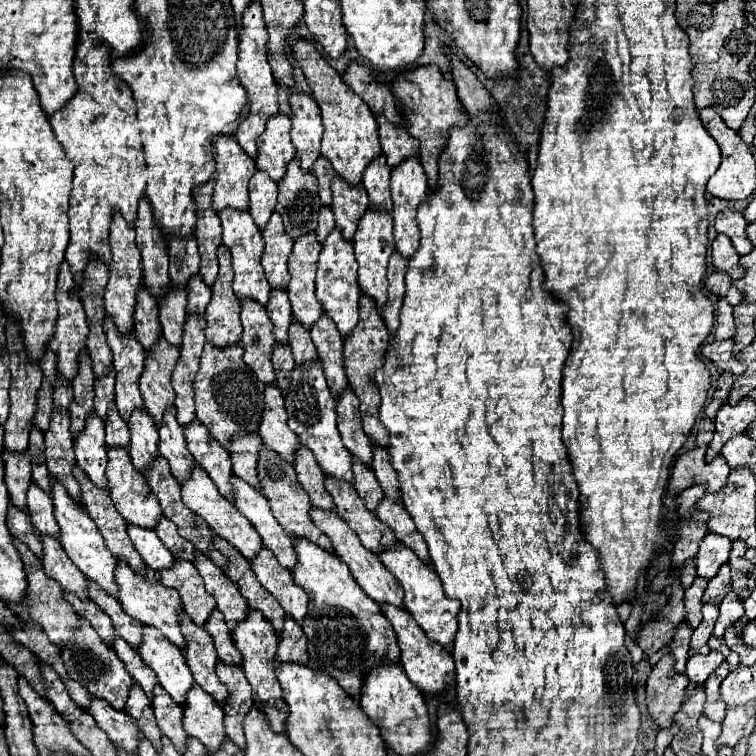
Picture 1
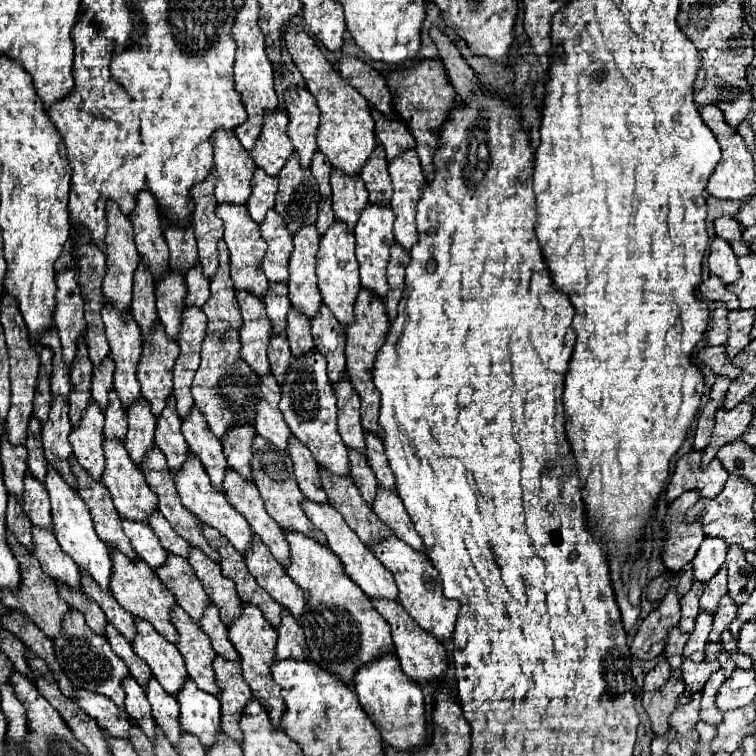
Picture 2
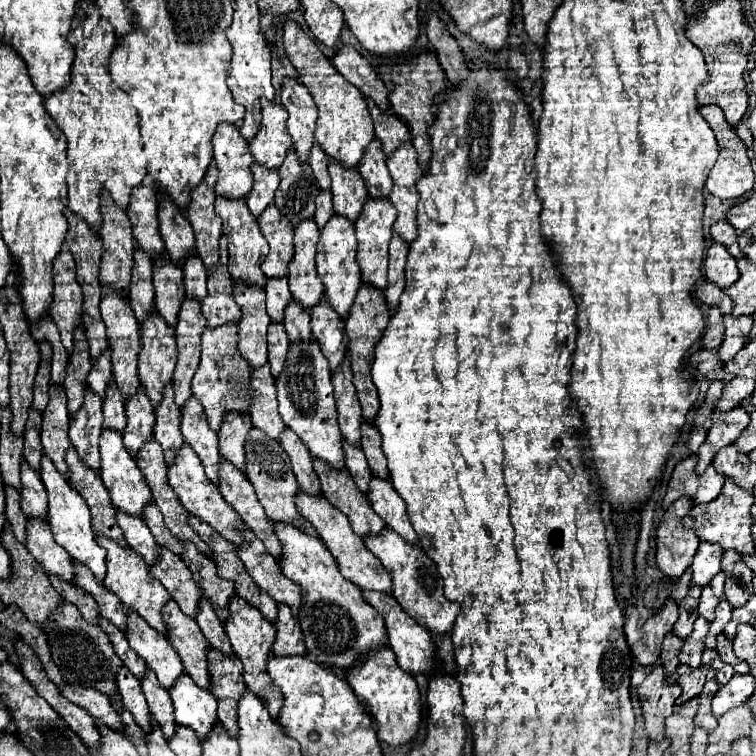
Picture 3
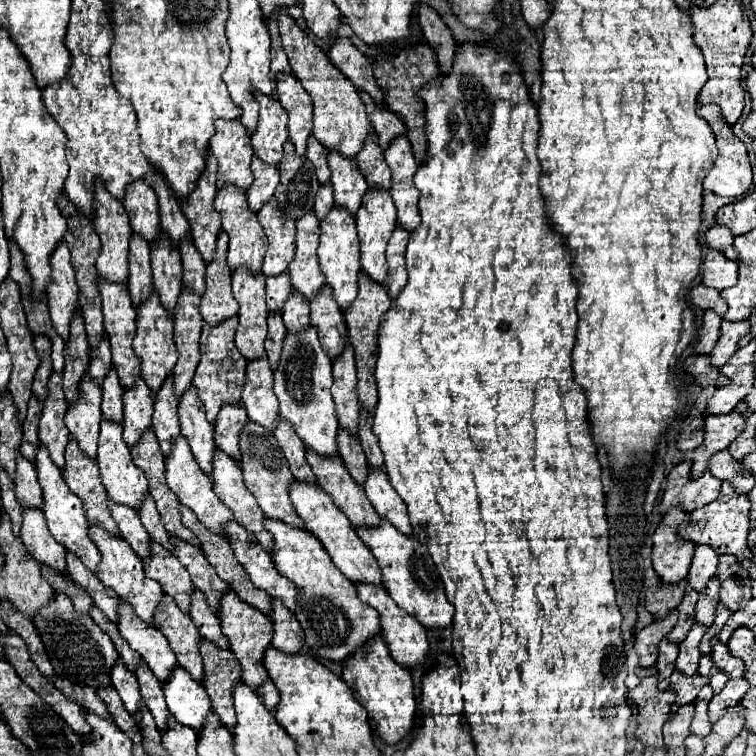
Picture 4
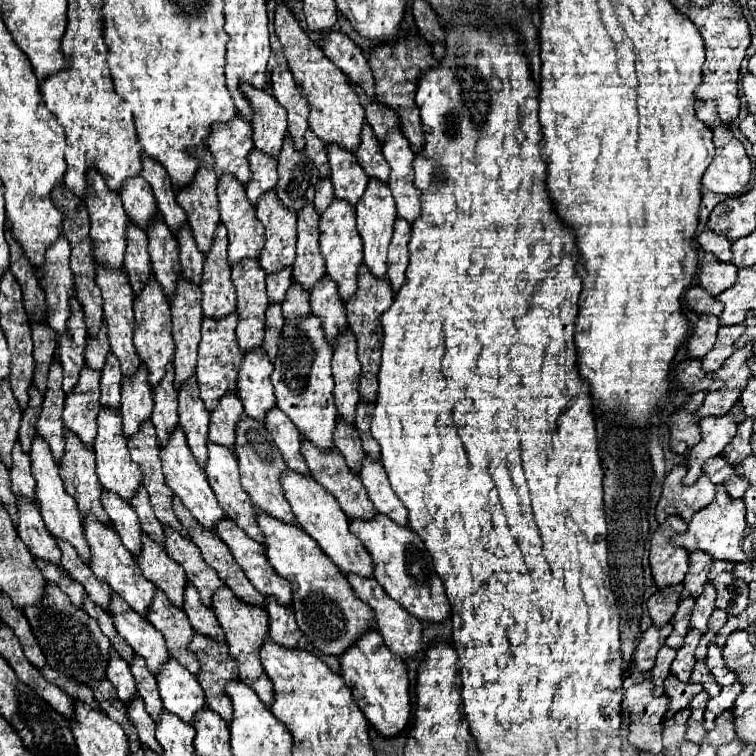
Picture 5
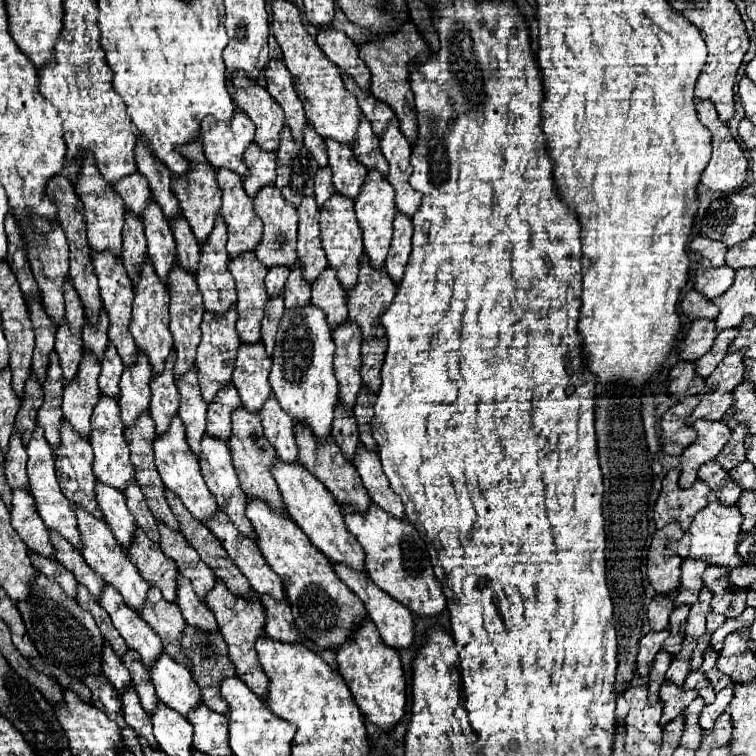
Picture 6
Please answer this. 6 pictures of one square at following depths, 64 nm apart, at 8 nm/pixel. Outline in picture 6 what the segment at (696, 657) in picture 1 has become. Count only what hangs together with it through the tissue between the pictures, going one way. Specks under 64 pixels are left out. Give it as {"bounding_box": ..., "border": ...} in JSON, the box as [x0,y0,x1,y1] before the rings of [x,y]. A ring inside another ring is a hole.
{"bounding_box":[660,682,698,722],"border":[[[664,682],[660,688],[660,700],[664,702],[664,714],[662,714],[662,722],[670,722],[672,718],[676,718],[680,712],[686,710],[686,706],[698,696],[698,690],[684,690],[682,686],[676,686],[672,682]]]}

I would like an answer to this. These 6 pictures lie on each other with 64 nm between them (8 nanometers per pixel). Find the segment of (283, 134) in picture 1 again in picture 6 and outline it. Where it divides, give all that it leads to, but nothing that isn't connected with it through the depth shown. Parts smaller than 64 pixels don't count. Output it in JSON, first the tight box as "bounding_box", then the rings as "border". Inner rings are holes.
{"bounding_box":[232,78,284,152],"border":[[[234,78],[232,82],[232,98],[234,102],[252,118],[256,124],[254,142],[268,152],[276,152],[280,146],[280,132],[284,124],[284,112],[276,104],[276,100],[268,94],[268,90],[248,78]]]}

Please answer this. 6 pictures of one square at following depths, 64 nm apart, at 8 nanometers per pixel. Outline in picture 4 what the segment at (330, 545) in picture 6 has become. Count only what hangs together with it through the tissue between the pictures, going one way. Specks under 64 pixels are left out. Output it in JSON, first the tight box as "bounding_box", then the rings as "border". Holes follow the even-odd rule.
{"bounding_box":[290,482,384,586],"border":[[[294,482],[292,490],[290,490],[290,498],[292,498],[292,504],[294,504],[298,516],[306,522],[308,532],[312,532],[322,542],[322,546],[328,550],[328,554],[332,556],[332,560],[338,566],[338,570],[348,580],[352,580],[354,584],[384,586],[382,570],[380,570],[376,558],[370,554],[370,550],[358,538],[356,530],[350,526],[350,520],[342,514],[342,510],[338,510],[338,506],[332,504],[332,500],[328,498],[328,494],[322,488],[310,486],[310,484],[302,484],[302,482]]]}

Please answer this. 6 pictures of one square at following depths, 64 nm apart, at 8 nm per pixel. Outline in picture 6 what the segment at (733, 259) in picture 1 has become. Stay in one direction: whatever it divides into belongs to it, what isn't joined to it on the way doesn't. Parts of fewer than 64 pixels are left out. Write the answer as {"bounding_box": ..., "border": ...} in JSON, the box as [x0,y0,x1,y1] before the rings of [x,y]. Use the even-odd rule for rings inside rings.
{"bounding_box":[696,258,734,298],"border":[[[702,258],[696,266],[696,290],[706,298],[716,298],[734,284],[734,270],[730,266],[712,266],[708,258]]]}

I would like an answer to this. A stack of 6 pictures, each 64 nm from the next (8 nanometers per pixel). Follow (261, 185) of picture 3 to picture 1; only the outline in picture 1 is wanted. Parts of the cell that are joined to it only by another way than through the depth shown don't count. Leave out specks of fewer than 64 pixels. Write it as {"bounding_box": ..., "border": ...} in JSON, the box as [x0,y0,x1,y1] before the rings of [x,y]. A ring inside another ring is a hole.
{"bounding_box":[250,172,278,230],"border":[[[256,172],[250,178],[250,214],[256,222],[256,226],[260,230],[266,228],[274,206],[276,206],[276,192],[278,192],[278,184],[274,180],[270,180],[270,176],[266,172]]]}

